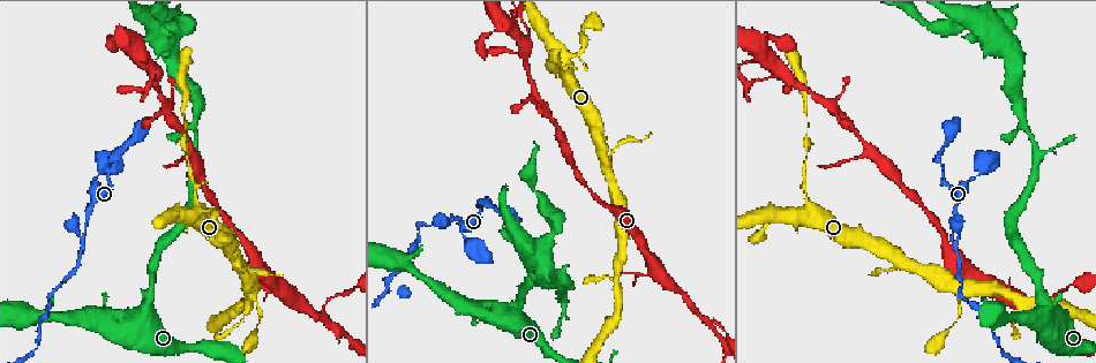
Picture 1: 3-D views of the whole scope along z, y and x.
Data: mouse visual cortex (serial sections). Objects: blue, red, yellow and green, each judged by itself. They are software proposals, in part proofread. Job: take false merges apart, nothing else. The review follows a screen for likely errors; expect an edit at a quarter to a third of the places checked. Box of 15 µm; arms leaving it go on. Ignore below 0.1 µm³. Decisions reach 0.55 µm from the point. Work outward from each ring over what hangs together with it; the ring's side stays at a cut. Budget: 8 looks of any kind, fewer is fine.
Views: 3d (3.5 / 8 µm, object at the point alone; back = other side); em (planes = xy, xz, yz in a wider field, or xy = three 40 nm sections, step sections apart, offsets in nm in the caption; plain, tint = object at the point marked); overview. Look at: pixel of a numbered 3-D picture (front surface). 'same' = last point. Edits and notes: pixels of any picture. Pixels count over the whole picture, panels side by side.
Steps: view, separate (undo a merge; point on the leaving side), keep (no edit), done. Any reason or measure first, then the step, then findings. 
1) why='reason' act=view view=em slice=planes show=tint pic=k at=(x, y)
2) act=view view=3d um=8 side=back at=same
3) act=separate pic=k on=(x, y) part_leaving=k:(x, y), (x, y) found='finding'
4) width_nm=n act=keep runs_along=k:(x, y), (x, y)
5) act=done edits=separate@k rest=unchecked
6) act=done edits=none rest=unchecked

why='sharp bend' act=view view=3d um=3.5 pic=1 at=(536, 245)

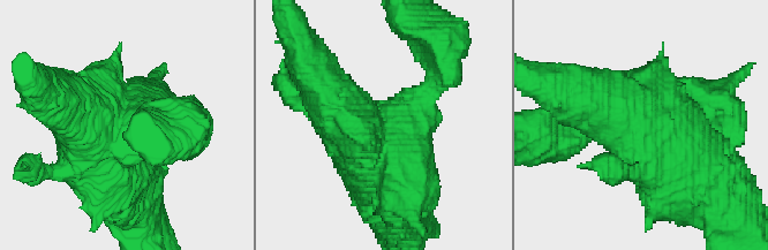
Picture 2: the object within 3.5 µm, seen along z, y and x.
act=view view=em slice=xy step=2 show=tint pic=2 at=(388, 128)

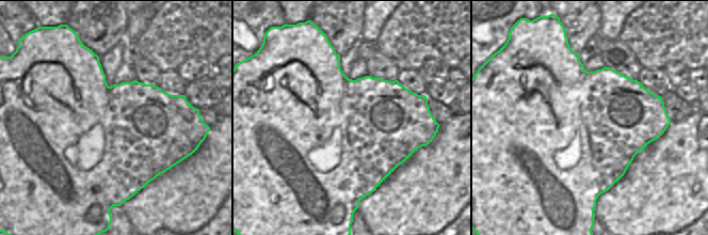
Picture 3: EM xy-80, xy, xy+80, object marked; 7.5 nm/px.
act=separate pic=2 on=(423, 173) part_leaving=2:(392, 124), (442, 75), (435, 36) found='two cells meet here'

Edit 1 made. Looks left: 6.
why='three-way junction' act=view view=3d um=3.5 pic=1 at=(321, 312)

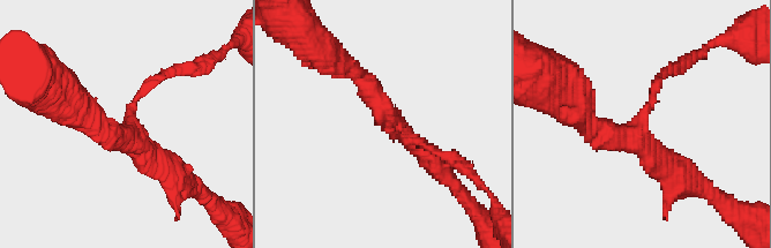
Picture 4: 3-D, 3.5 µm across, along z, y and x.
why='shape alone is not enough' act=view view=em slice=xy step=1 show=plain pic=4 at=(132, 134)

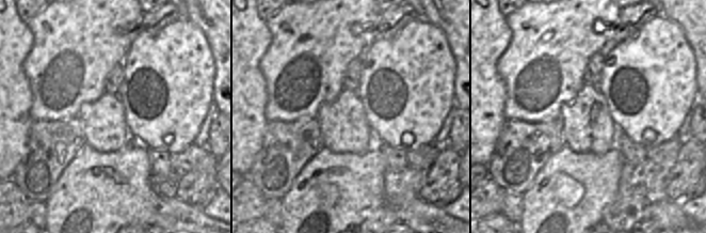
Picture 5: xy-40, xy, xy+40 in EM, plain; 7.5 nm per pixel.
act=view view=em slice=xy step=1 show=tint at=same

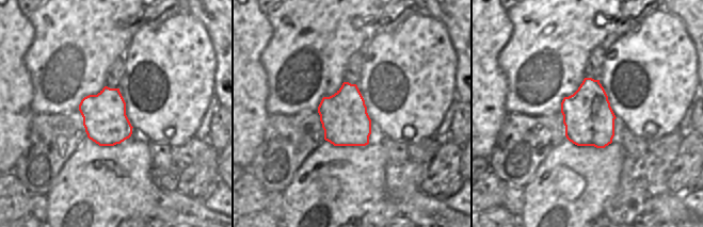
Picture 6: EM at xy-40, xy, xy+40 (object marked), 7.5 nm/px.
arm_widths_nm=150,250,300 act=keep runs_along=4:(345, 65), (434, 162) found='one cell here'

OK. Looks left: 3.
why='side arm on a straight run' act=view view=3d um=3.5 pic=1 at=(82, 243)

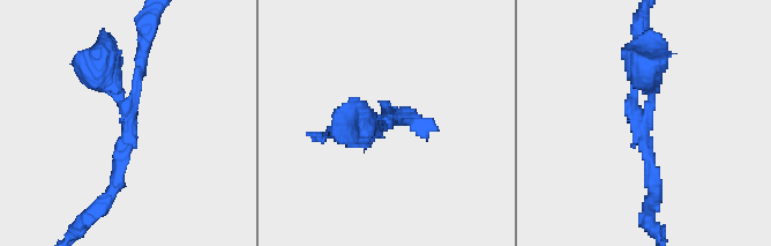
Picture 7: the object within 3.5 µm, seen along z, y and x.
arms=3 arm_widths_nm=200,200,400 act=view view=em slice=xy step=3 show=tint pic=7 at=(131, 117)

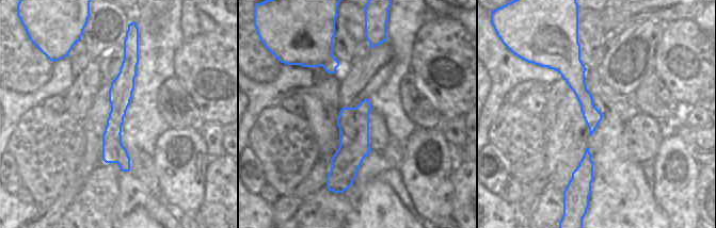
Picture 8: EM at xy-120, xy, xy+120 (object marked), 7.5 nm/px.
width_nm=240 act=separate pic=7 on=(117, 71) part_leaving=7:(646, 113), (652, 106), (652, 28) found='a second cell is stuck on'

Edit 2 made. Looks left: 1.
act=done edits=separate@2,separate@7 rest=unchecked

